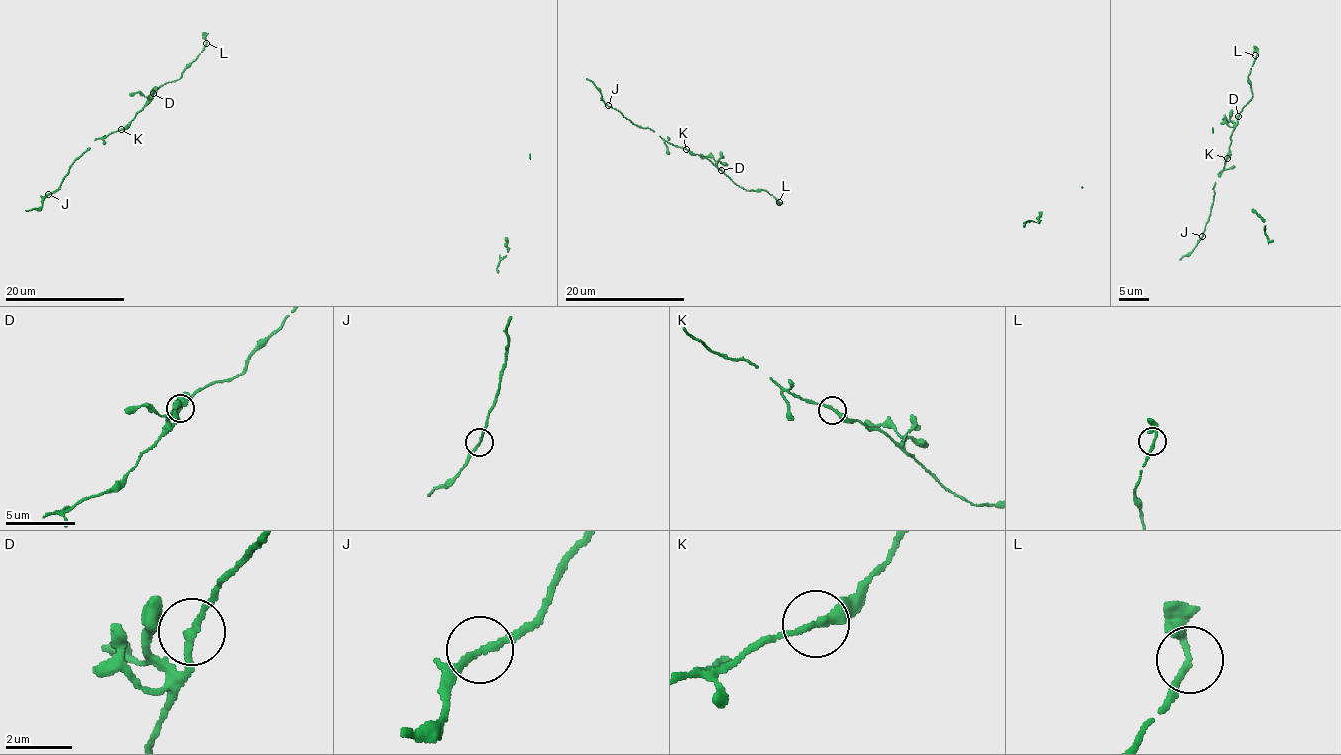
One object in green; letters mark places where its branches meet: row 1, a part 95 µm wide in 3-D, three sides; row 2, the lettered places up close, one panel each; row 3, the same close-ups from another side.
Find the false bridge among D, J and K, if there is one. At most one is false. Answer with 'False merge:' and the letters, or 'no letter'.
False merge: no letter

